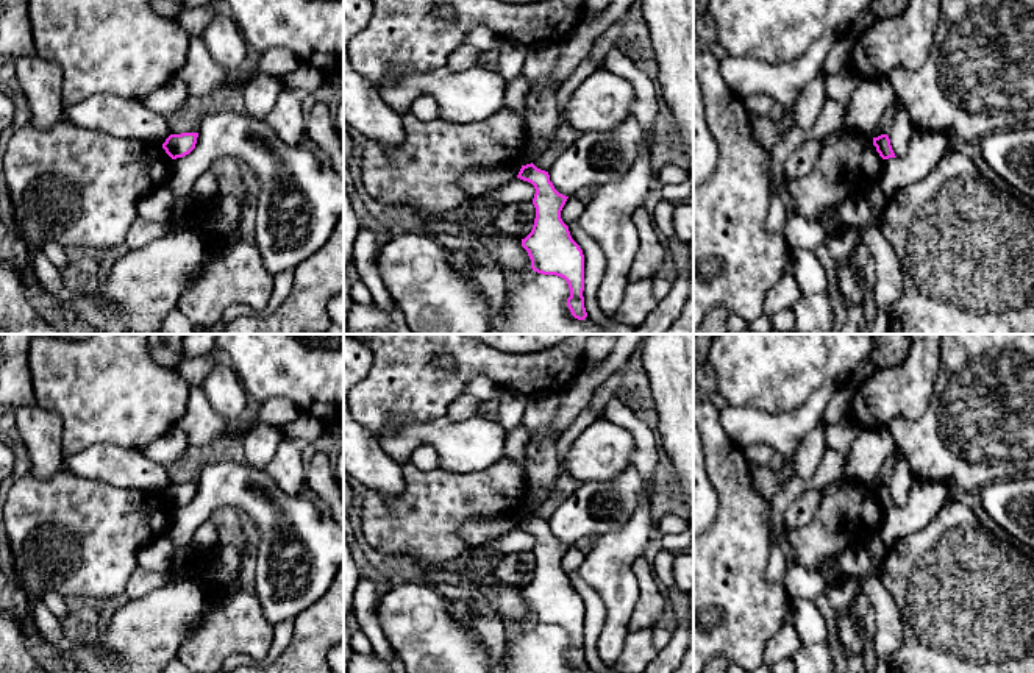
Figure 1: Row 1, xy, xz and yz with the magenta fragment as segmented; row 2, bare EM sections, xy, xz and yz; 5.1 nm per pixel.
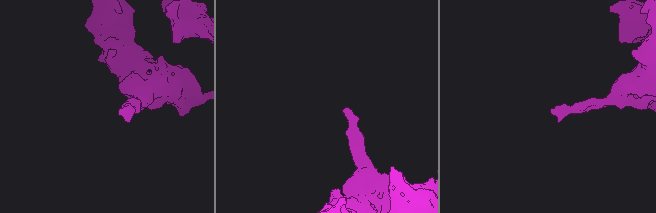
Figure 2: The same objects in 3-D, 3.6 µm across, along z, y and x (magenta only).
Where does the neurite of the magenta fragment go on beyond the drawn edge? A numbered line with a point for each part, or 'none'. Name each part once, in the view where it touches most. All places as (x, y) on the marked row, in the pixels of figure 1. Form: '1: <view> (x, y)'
none

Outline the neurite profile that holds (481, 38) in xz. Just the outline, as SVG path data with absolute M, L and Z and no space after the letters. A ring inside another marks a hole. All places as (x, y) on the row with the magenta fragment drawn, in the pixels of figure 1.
M478 25L473 27L465 34L467 45L475 47L478 52L498 52L498 48L506 42L505 37L498 36L495 31L492 31L489 27Z

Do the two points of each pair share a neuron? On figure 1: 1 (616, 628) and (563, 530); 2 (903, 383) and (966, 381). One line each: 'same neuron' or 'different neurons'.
1: different neurons
2: different neurons

